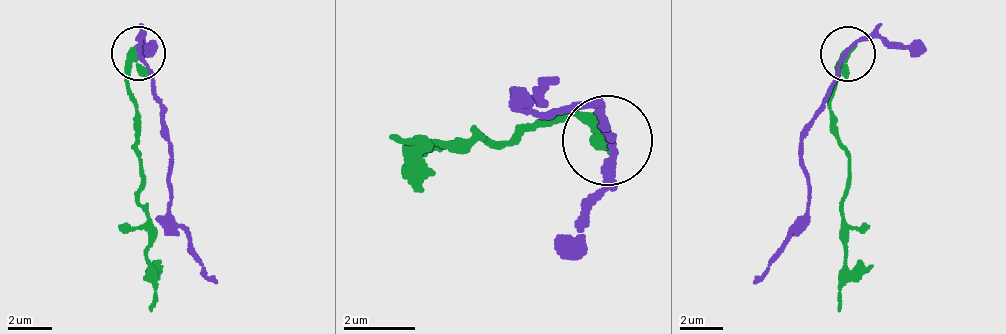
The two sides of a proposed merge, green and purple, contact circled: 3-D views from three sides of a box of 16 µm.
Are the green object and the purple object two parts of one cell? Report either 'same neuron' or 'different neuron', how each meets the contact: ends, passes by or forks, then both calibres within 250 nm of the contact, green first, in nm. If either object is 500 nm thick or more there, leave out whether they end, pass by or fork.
different neuron; green passes by; purple passes by; 300 nm thick on the green side, 160 nm on the other

